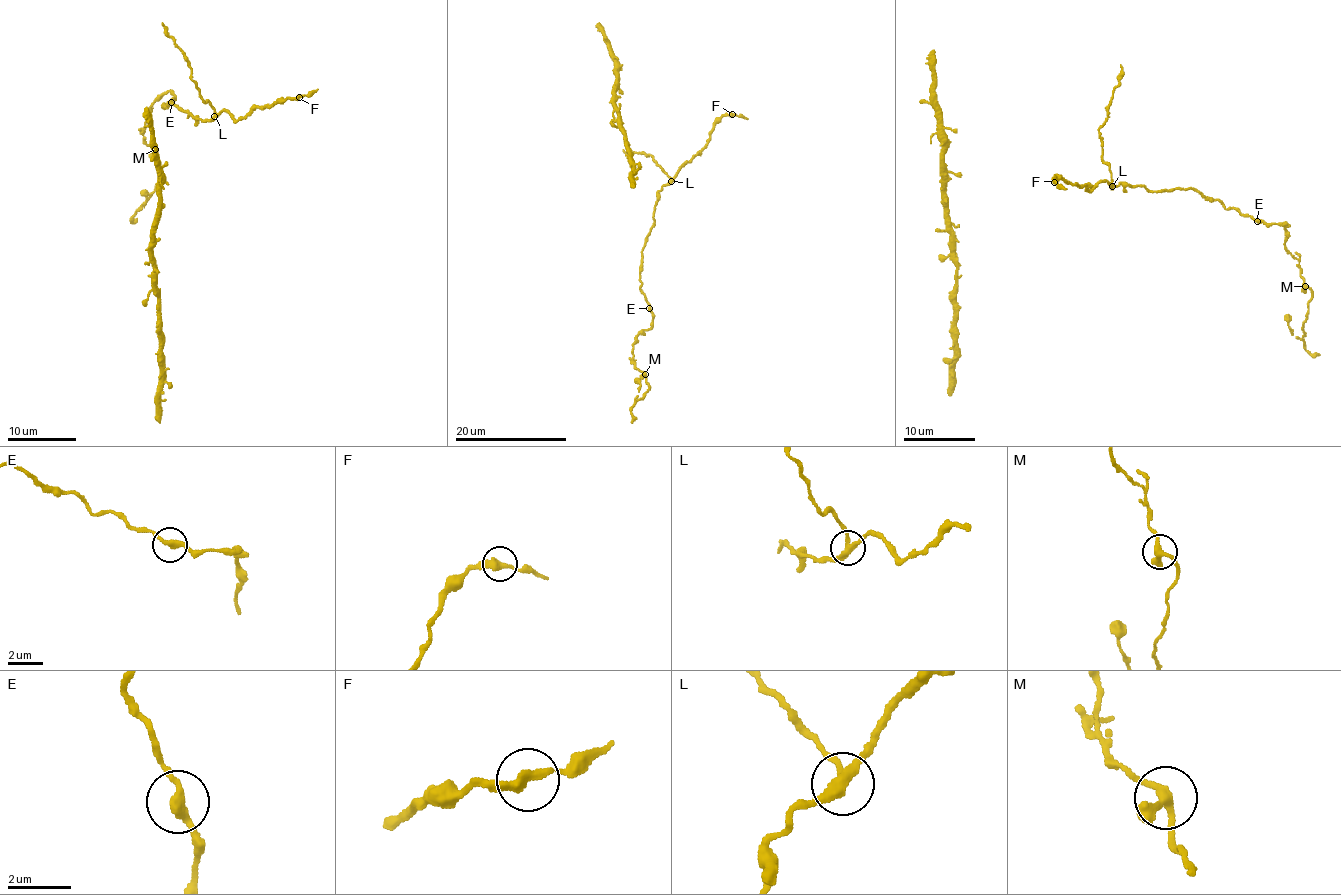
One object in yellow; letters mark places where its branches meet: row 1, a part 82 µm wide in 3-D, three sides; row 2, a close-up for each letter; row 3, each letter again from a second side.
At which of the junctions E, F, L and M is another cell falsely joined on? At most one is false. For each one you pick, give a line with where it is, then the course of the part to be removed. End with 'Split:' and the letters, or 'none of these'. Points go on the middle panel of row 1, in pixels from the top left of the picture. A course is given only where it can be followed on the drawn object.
L: place (671, 181); course (671, 182), (650, 154), (628, 154), (623, 149)
Split: L

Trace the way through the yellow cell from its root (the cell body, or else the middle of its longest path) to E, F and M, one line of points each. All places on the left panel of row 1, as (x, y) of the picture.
E: (202, 96), (213, 110), (208, 119), (188, 116), (187, 110), (173, 102), (163, 107), (162, 103), (171, 102)
F: (202, 96), (217, 113), (224, 110), (237, 120), (257, 107), (299, 97)
M: (202, 96), (213, 110), (208, 119), (173, 102), (163, 107), (171, 90), (152, 105), (142, 133), (155, 149)

